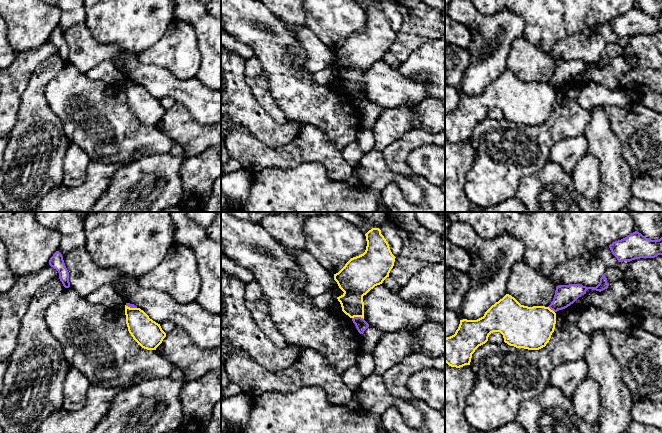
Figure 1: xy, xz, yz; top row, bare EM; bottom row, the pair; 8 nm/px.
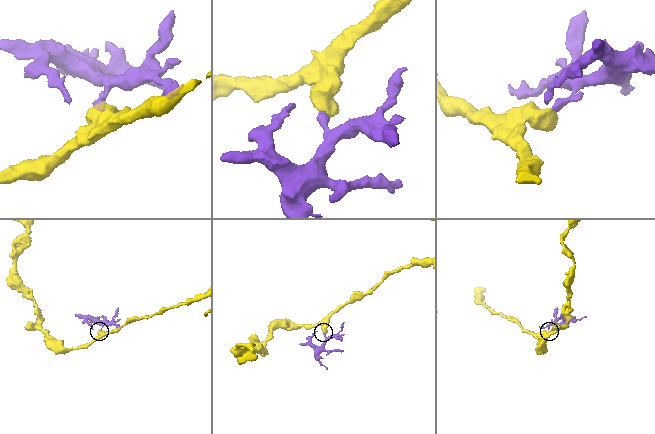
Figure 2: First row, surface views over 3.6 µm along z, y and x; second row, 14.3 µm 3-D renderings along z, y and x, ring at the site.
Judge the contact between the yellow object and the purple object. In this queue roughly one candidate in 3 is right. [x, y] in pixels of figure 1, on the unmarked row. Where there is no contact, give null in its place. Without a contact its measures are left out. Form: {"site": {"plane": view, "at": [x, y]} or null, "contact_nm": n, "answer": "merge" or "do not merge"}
{"site": {"plane": "xz", "at": [358, 92]}, "contact_nm": 100, "answer": "do not merge"}

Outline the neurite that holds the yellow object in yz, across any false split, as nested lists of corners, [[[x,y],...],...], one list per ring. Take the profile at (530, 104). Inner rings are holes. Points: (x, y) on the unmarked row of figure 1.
[[[506,70],[502,75],[492,81],[483,93],[477,96],[460,96],[455,110],[445,114],[445,138],[460,144],[470,141],[475,126],[488,117],[493,108],[500,108],[504,118],[516,124],[539,126],[549,118],[556,100],[556,89],[549,83],[521,81],[514,73]]]

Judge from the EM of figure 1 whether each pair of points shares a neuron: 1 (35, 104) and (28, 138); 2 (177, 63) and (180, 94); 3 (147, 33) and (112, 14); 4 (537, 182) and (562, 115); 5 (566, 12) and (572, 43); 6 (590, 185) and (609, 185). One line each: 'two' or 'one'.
1: one
2: two
3: one
4: two
5: two
6: two

